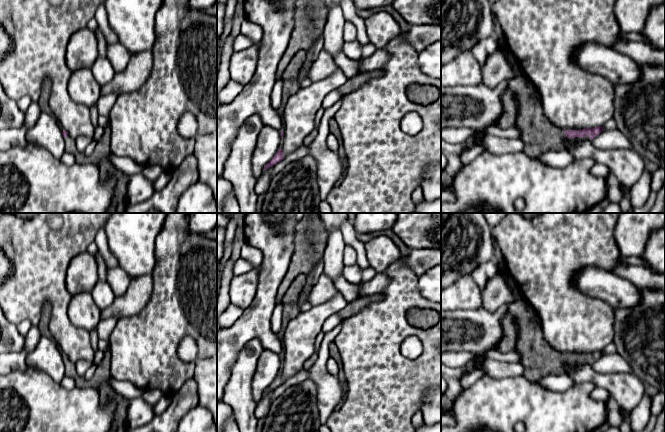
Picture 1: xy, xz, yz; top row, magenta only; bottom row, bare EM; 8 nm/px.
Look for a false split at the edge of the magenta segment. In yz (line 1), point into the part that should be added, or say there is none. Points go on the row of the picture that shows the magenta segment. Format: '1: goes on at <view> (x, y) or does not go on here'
1: goes on at yz (538, 134)

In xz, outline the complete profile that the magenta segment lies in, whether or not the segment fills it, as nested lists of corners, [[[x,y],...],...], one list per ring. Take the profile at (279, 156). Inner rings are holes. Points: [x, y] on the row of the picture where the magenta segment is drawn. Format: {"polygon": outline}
{"polygon": [[[280,148],[277,153],[274,155],[274,157],[264,166],[264,169],[267,169],[269,167],[273,167],[275,164],[279,163],[284,159],[284,155],[282,152],[282,148]]]}

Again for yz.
{"polygon": [[[522,77],[515,78],[509,83],[506,93],[513,92],[518,94],[519,103],[519,114],[515,126],[521,130],[520,140],[524,144],[523,152],[530,158],[536,158],[538,155],[550,150],[568,150],[570,143],[576,143],[585,139],[593,140],[604,131],[602,126],[582,130],[562,130],[556,127],[544,115],[542,102],[538,98],[533,84]]]}

